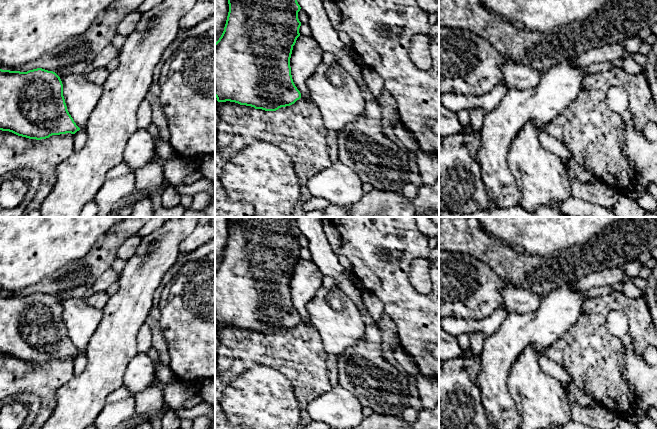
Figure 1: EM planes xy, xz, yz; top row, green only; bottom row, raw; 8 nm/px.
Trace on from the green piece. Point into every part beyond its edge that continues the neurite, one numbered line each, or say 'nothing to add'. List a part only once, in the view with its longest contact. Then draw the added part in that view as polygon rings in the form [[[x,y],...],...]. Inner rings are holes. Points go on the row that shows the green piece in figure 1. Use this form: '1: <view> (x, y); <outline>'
1: xy (80, 137); [[[80,129],[74,135],[73,148],[75,151],[81,150],[87,140],[87,134],[84,129]]]

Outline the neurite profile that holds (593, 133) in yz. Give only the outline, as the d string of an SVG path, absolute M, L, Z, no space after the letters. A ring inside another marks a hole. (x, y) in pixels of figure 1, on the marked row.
M613 67L585 76L577 98L543 130L561 141L572 153L572 158L565 160L571 182L578 180L582 183L604 183L619 193L626 194L633 186L636 173L632 161L622 153L625 131L622 115L612 111L606 102L607 92L611 87L620 87L627 93L628 111L640 132L648 122L657 123L657 107L645 73L632 75L621 67Z

